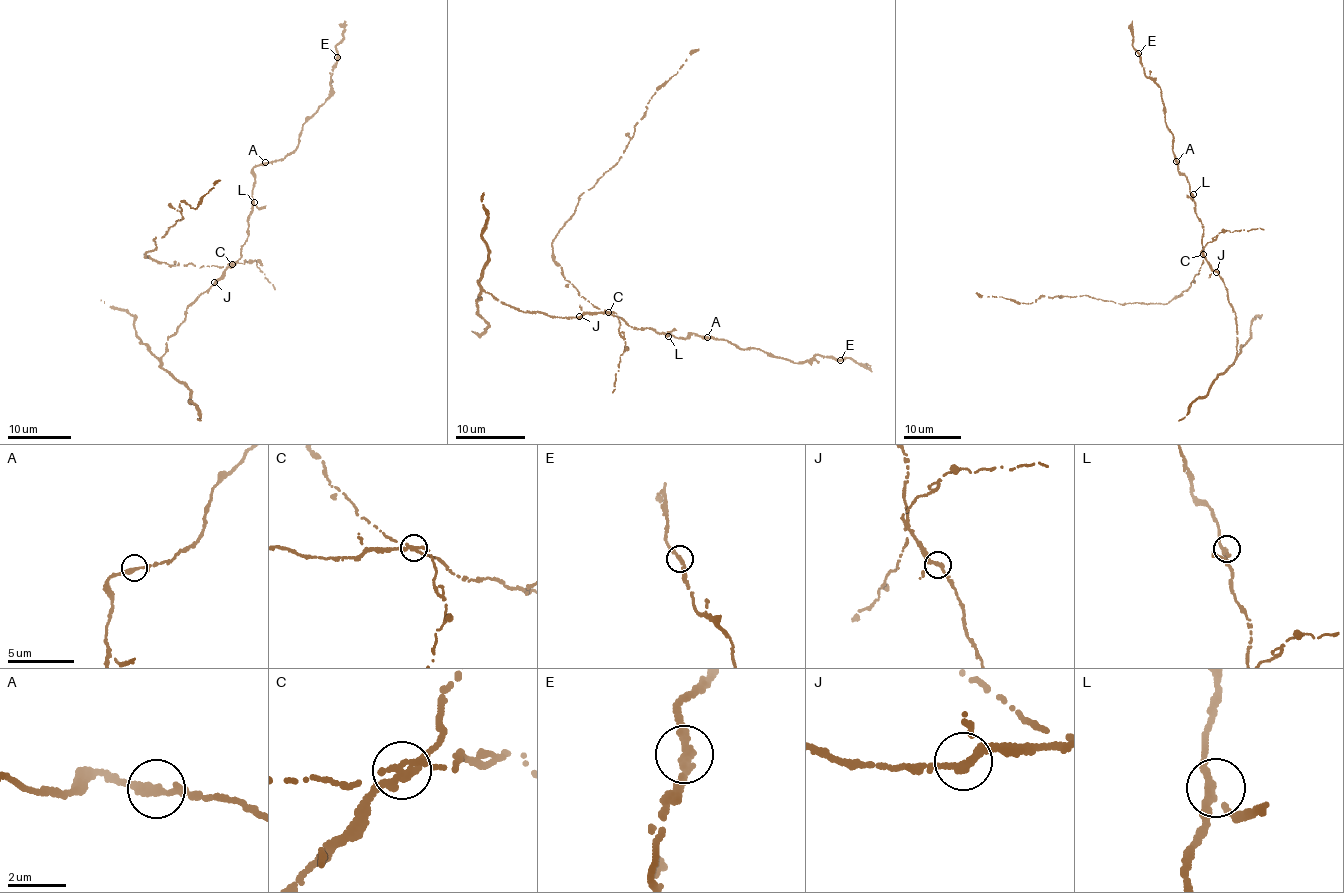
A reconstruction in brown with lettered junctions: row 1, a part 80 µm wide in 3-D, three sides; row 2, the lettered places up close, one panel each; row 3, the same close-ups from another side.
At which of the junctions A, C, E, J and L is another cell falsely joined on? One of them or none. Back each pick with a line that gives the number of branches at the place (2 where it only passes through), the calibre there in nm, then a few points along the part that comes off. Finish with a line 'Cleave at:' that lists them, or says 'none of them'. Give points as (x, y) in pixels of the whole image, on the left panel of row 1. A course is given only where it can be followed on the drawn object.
C: branches 3; calibre 260 nm; course (232, 263), (175, 266), (144, 256), (155, 248), (155, 237), (183, 218), (180, 201), (196, 208), (219, 179)
Cleave at: C

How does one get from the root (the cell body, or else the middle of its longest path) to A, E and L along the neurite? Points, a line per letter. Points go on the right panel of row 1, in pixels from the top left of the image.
A: (1200, 268), (1203, 227), (1195, 211), (1188, 178), (1178, 171), (1176, 161)
E: (1200, 268), (1203, 227), (1195, 211), (1188, 178), (1178, 171), (1174, 158), (1161, 90), (1143, 72), (1138, 53)
L: (1200, 268), (1203, 227), (1195, 211), (1193, 194)

